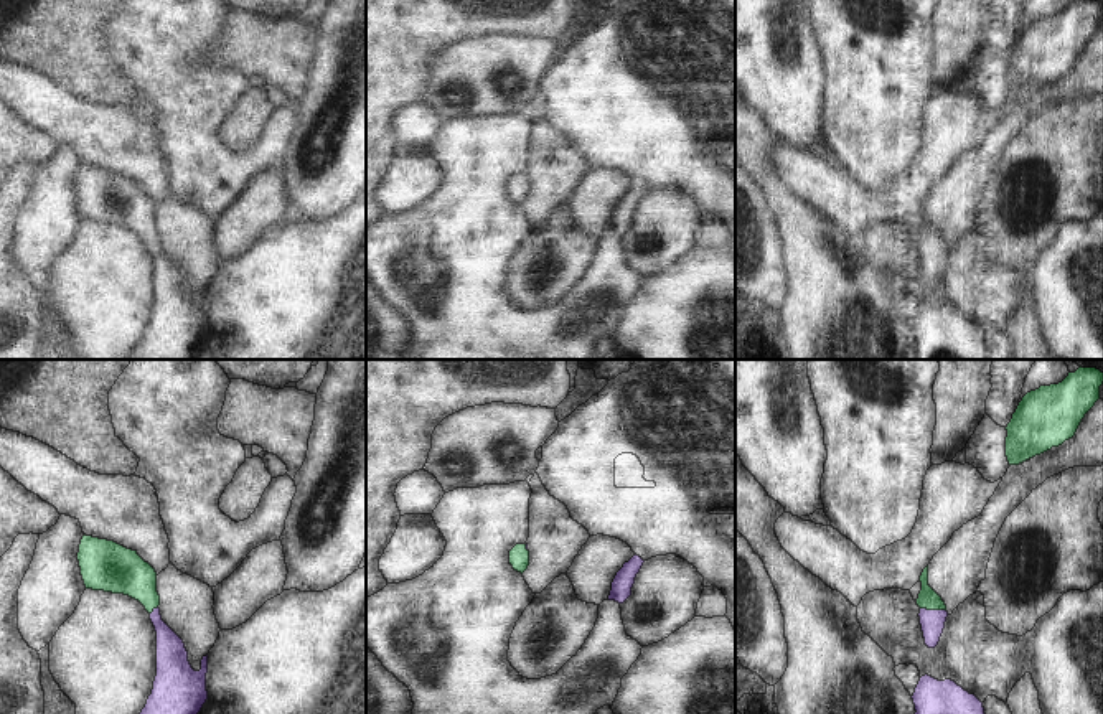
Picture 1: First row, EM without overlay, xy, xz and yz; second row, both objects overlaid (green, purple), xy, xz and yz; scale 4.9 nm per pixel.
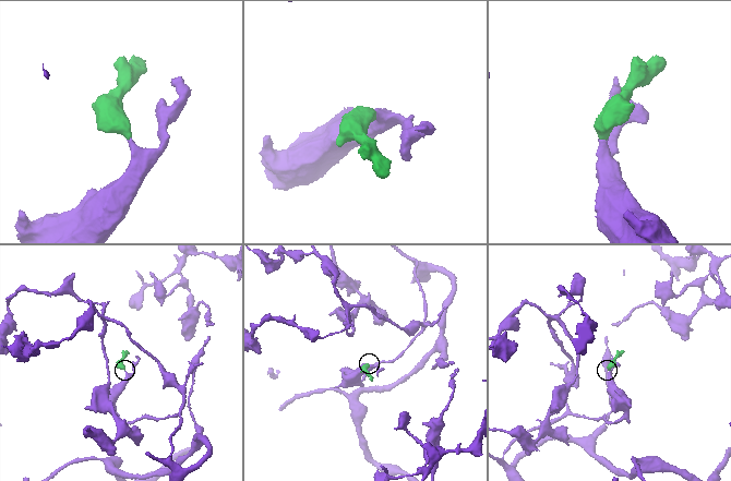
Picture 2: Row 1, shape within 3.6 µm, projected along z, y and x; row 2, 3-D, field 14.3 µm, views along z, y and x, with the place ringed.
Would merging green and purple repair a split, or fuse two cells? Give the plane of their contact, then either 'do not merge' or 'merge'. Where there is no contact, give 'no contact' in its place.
yz | merge

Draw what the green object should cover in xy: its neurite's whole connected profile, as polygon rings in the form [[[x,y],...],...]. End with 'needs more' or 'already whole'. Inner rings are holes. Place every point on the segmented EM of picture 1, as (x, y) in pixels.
[[[86,534],[77,561],[86,589],[129,595],[150,613],[157,632],[157,676],[140,714],[198,714],[208,699],[208,655],[195,671],[183,640],[162,620],[155,569],[137,551]]]; needs more

